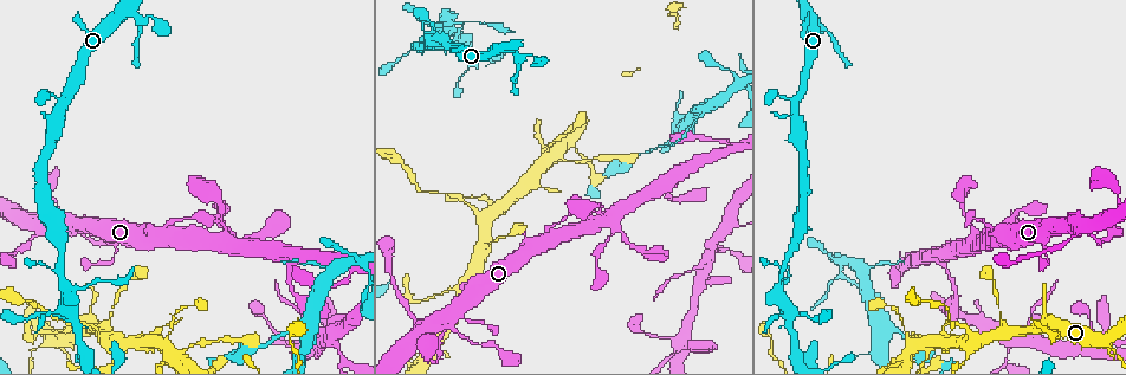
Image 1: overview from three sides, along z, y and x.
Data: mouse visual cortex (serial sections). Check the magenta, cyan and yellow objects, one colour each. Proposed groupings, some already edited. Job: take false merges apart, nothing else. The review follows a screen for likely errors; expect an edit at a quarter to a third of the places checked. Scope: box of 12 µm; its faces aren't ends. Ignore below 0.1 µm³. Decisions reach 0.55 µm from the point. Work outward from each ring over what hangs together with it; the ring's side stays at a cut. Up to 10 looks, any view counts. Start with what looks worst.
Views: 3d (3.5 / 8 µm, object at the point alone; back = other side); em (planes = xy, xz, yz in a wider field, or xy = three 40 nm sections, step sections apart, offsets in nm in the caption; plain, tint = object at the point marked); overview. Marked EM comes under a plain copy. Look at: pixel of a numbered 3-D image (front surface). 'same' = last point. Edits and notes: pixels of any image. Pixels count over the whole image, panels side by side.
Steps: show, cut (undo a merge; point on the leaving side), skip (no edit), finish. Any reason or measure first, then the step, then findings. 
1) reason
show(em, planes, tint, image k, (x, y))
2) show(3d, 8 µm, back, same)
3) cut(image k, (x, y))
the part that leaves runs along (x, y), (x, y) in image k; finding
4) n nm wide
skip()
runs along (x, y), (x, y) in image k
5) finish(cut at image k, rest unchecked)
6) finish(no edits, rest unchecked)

calibre changes
show(3d, 3.5 µm, image 1, (409, 312))

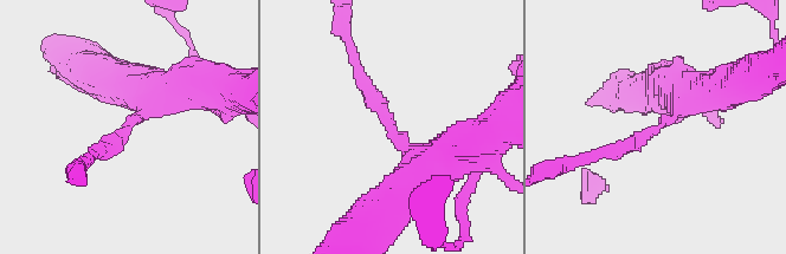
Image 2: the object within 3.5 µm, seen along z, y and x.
need the tissue
show(em, xy, step 3, tint, image 2, (656, 126))

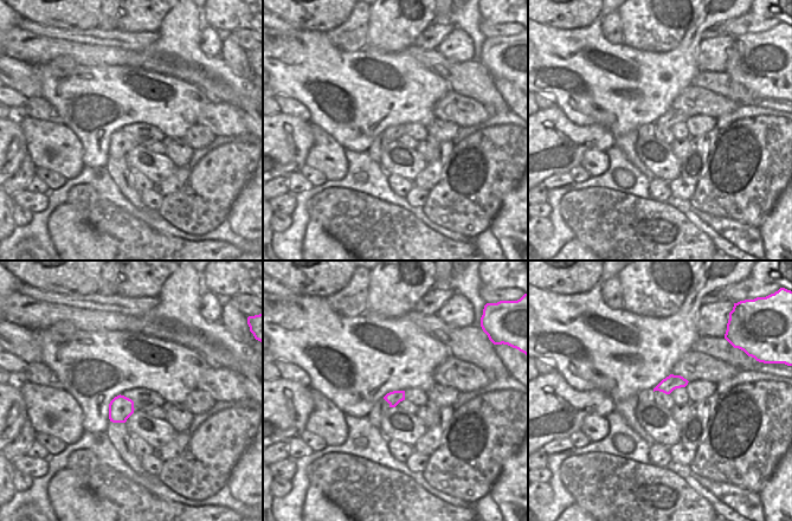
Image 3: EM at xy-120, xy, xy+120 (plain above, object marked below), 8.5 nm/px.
arms of 200, 500 nm
skip()
runs along (448, 152), (400, 144), (356, 75) in image 2; all the same cell

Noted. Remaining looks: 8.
abrupt turn
show(3d, 8 µm, back, image 1, (612, 226))

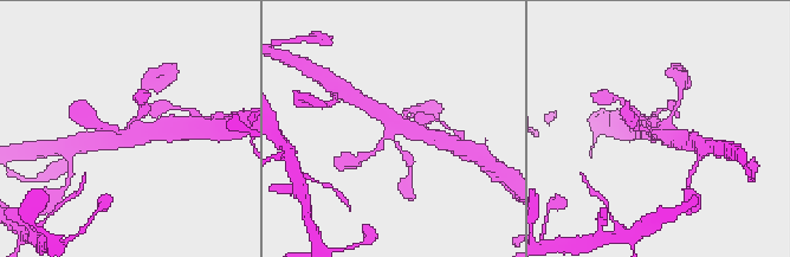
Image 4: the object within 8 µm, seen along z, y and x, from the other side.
show(3d, 3.5 µm, image 4, (125, 132))

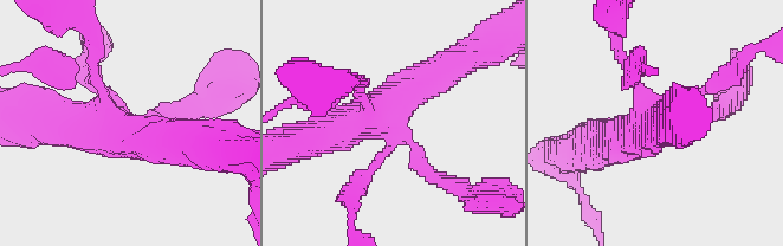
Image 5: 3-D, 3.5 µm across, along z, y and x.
shape alone is not enough
show(em, planes, tint, image 5, (122, 121))

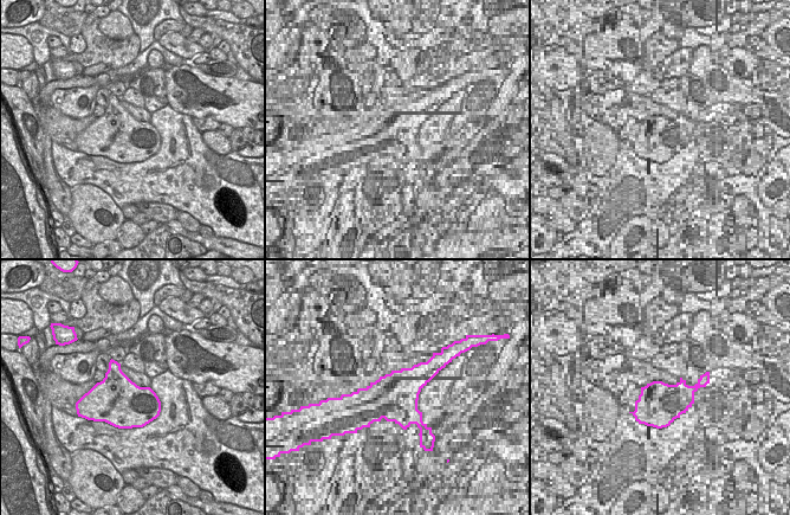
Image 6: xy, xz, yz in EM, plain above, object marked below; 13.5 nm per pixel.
skip()
runs along (299, 140), (364, 120), (437, 73) in image 5; all the same cell

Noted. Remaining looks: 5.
narrows sharply
show(3d, 8 µm, back, image 1, (976, 343))

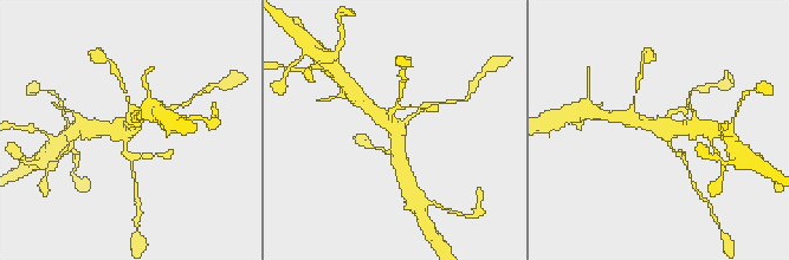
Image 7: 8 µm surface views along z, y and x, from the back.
closer look
show(3d, 3.5 µm, image 7, (394, 128))

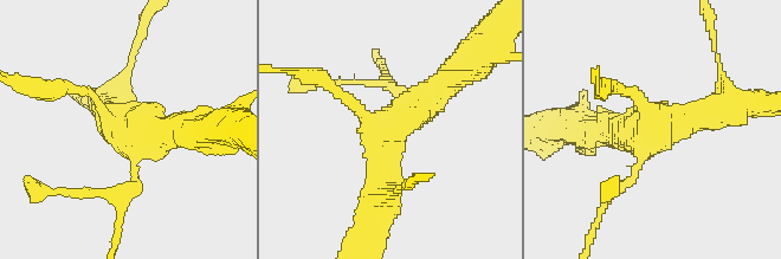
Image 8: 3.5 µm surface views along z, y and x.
4 arms; arms of 150, 150, 350, 400 nm; need the tissue
show(em, xy, step 5, tint, image 8, (387, 131))

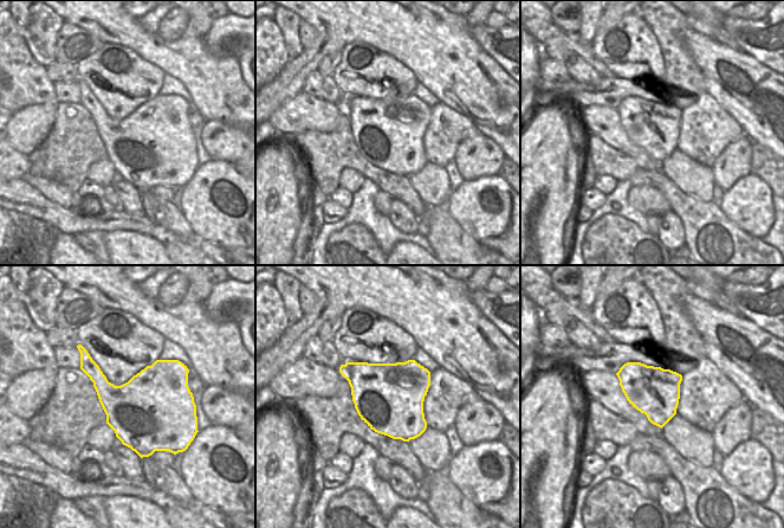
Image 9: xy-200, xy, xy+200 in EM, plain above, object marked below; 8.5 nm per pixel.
skip()
runs along (380, 201), (387, 129), (452, 77) in image 8; continuous, no second cell

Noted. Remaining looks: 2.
finish(no edits, rest unchecked)

